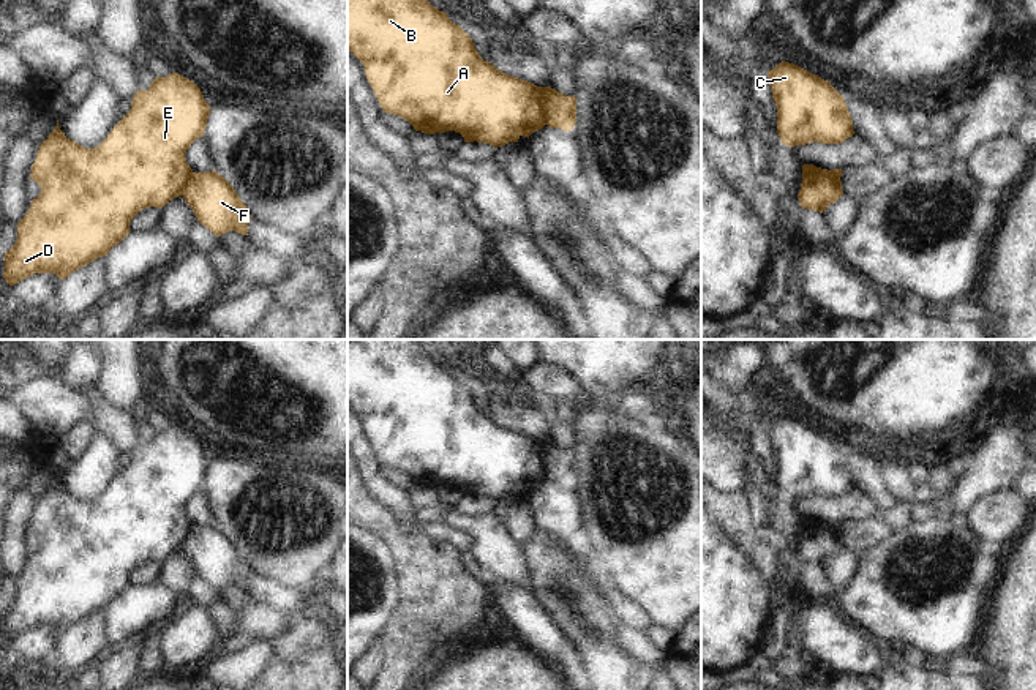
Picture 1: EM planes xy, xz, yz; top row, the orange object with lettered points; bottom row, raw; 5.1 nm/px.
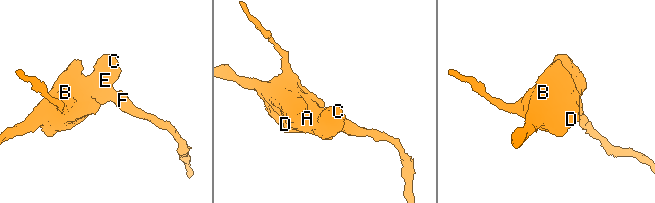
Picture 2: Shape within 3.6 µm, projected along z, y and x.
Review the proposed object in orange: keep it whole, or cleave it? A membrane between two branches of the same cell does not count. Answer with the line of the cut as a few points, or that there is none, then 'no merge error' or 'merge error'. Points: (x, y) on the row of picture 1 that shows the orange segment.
cut xz (547, 87), (545, 123); merge error

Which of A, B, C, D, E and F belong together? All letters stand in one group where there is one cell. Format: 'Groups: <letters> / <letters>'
Groups: A B C D E / F.

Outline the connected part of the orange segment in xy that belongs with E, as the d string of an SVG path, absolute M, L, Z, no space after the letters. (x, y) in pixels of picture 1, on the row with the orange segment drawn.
M174 71L166 77L155 77L147 90L137 90L130 112L95 148L68 139L57 120L32 164L30 178L39 185L41 193L17 223L17 242L5 253L5 281L14 286L35 273L55 273L65 279L95 259L107 256L131 232L130 223L141 210L163 208L174 197L183 196L193 174L185 153L196 139L204 137L210 109L201 88Z

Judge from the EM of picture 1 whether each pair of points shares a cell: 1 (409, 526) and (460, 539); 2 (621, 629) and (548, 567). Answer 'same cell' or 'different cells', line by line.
1: same cell
2: different cells

